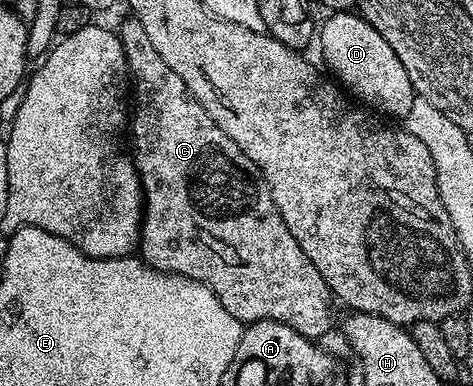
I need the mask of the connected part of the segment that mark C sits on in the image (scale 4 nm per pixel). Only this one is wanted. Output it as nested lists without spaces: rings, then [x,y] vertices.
[[[129,17],[129,20],[122,27],[119,27],[119,34],[129,66],[131,91],[132,94],[133,91],[137,94],[137,100],[134,103],[132,100],[131,103],[131,135],[133,131],[131,158],[137,164],[137,174],[141,177],[141,190],[143,192],[140,258],[144,259],[150,267],[155,267],[159,271],[170,271],[173,275],[182,275],[207,285],[207,289],[211,289],[215,293],[215,297],[219,297],[223,309],[227,309],[227,313],[231,313],[231,317],[238,319],[242,325],[270,319],[271,321],[279,321],[283,325],[291,325],[291,329],[295,329],[295,333],[299,333],[303,337],[314,341],[321,340],[327,332],[334,330],[335,327],[335,319],[333,323],[335,296],[323,281],[319,269],[315,269],[315,265],[311,265],[311,257],[307,257],[307,253],[303,253],[299,241],[295,241],[295,237],[291,237],[291,229],[287,229],[287,221],[283,221],[283,217],[271,197],[271,189],[261,175],[261,170],[251,161],[251,157],[247,157],[247,153],[243,153],[243,149],[239,149],[239,145],[235,145],[235,141],[231,141],[231,137],[227,137],[227,133],[223,133],[223,129],[219,129],[219,125],[215,125],[215,121],[209,116],[207,109],[203,109],[203,105],[199,105],[199,101],[195,101],[195,97],[189,92],[187,85],[183,85],[179,73],[174,73],[163,61],[163,57],[159,57],[159,52],[151,46],[147,32],[144,31],[143,25],[139,25],[137,18]]]

